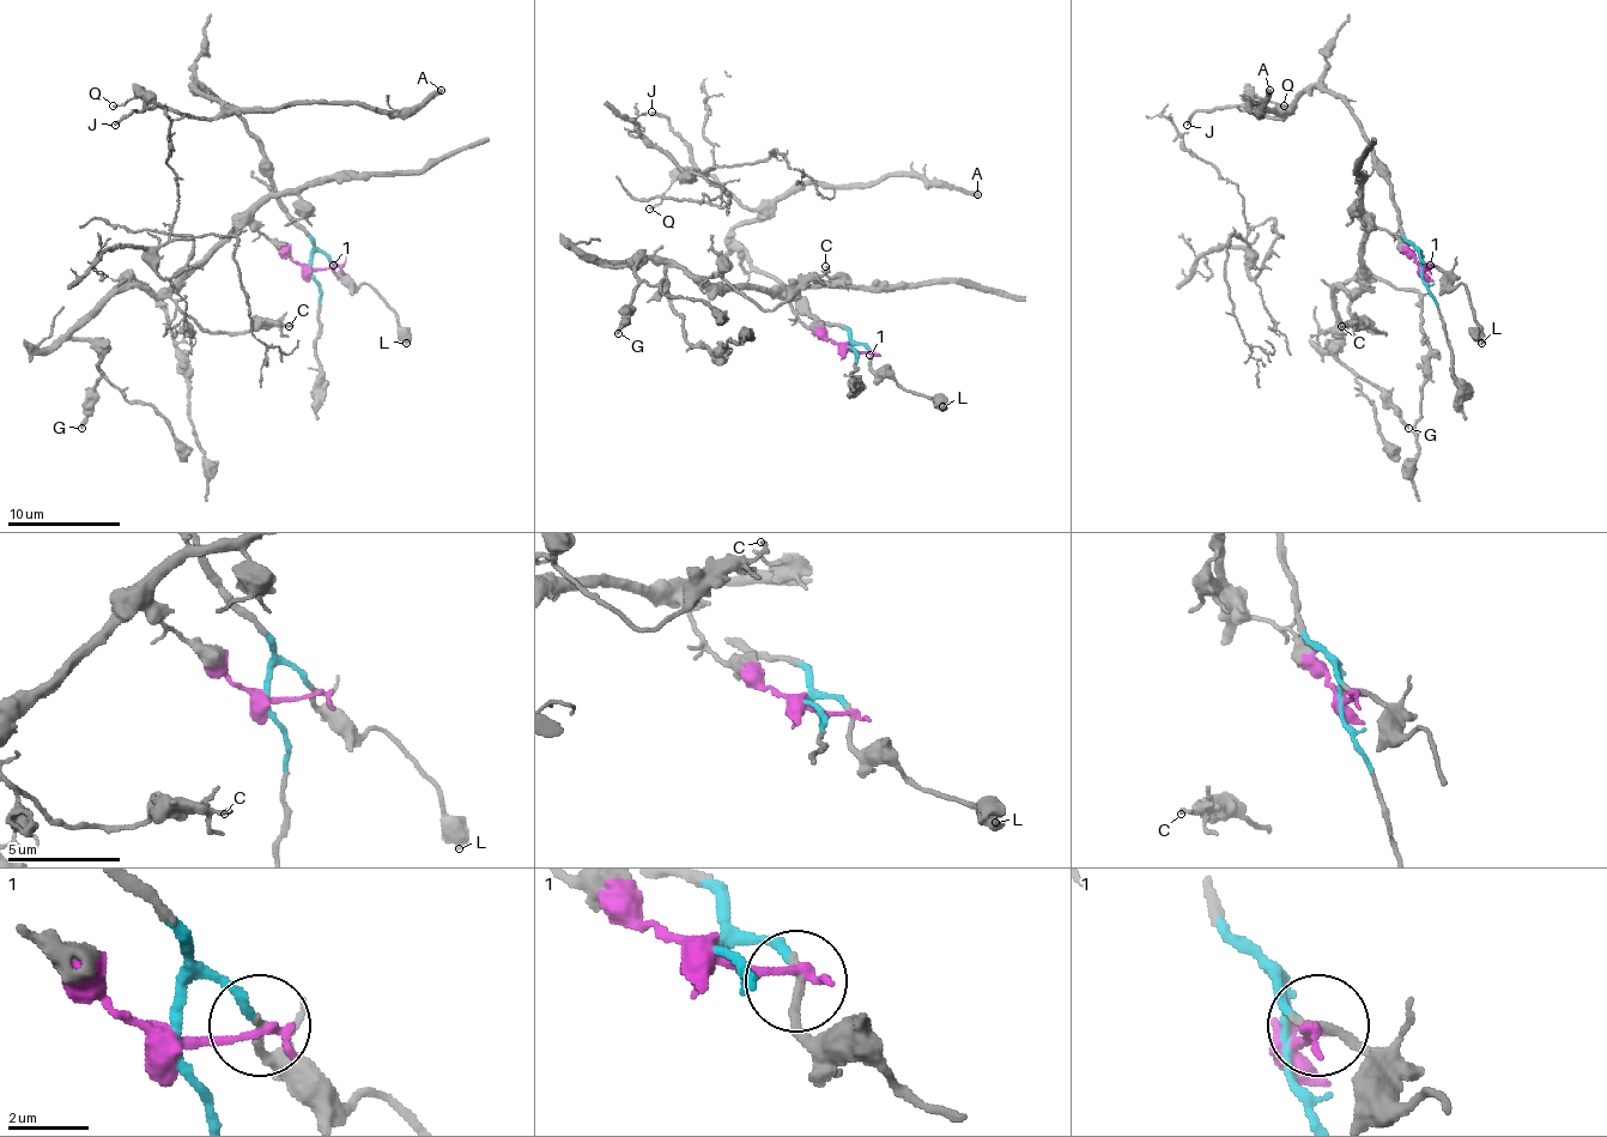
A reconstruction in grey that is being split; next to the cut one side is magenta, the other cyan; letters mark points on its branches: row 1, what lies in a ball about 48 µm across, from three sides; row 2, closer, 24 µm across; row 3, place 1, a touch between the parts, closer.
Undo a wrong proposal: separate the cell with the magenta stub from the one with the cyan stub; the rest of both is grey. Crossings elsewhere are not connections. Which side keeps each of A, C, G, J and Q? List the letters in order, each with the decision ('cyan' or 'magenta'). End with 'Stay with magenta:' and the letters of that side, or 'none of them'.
A: cyan
C: magenta
G: magenta
J: cyan
Q: cyan
Stay with magenta: C, G

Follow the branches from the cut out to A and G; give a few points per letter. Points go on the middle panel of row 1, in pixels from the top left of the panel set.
A: (847, 345), (847, 331), (813, 316), (751, 262), (734, 231), (807, 183), (873, 186), (901, 175), (977, 194)
G: (847, 345), (807, 328), (782, 294), (708, 289), (649, 260), (610, 262), (635, 262), (635, 297), (618, 333)

